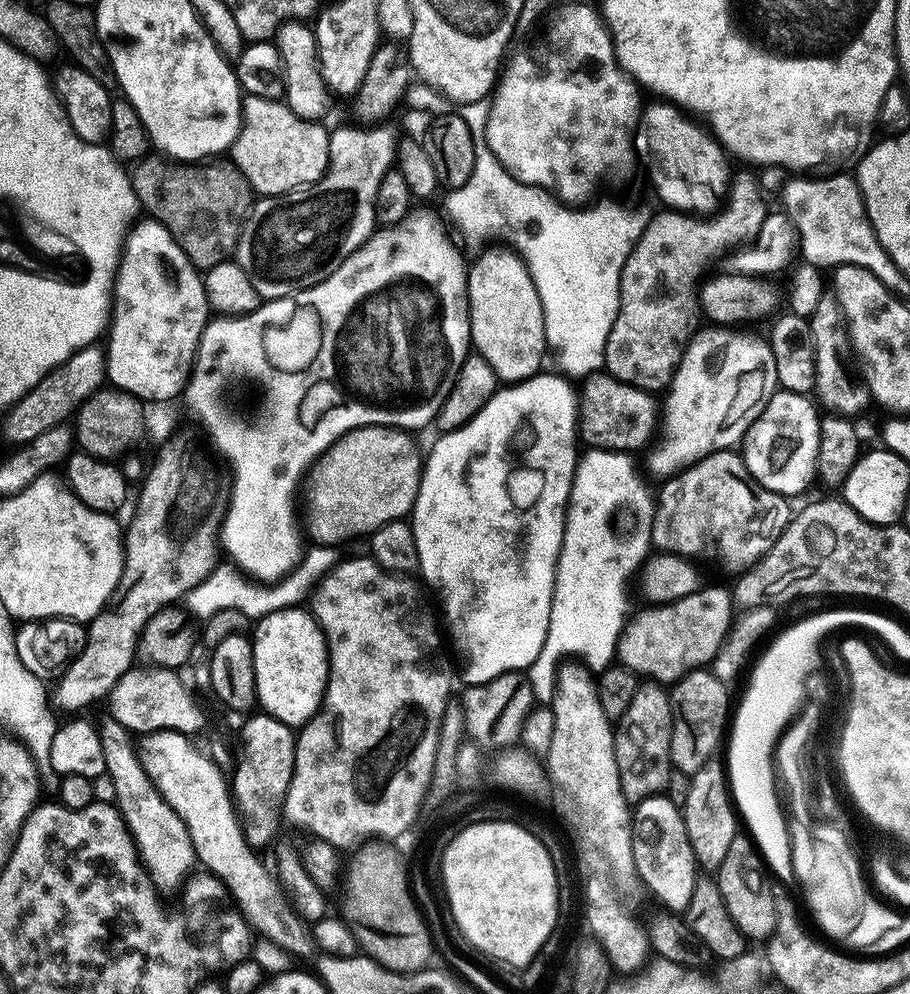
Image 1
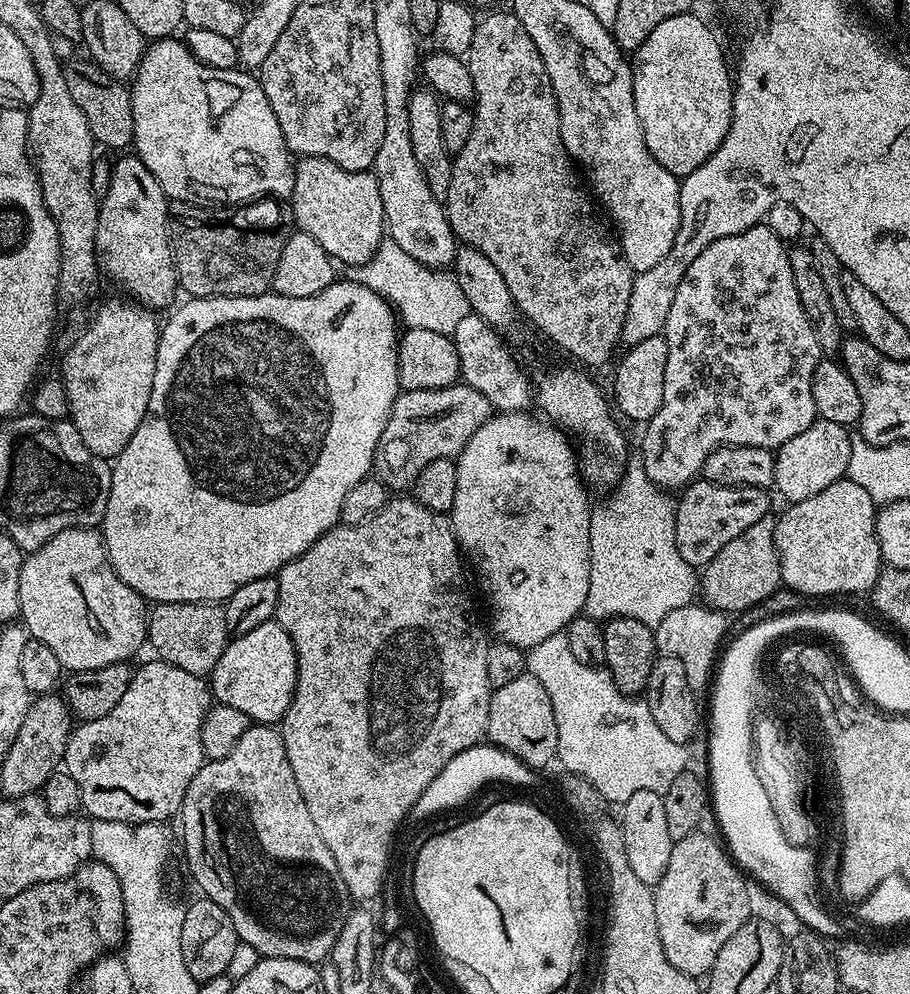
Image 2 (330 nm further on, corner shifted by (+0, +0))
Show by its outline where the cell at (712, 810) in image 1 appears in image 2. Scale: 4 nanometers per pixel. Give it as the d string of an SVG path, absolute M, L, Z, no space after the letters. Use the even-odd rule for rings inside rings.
M697 830L673 843L670 862L666 862L666 874L662 874L660 881L654 885L654 914L658 918L658 934L662 938L666 958L670 966L693 978L703 977L711 969L718 950L722 950L722 946L726 946L729 938L750 918L749 881L742 875L725 845L704 831Z

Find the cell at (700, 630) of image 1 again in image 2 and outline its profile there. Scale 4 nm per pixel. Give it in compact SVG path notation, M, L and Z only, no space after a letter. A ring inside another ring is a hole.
M763 516L754 526L742 530L738 538L726 542L711 562L703 565L698 580L699 591L704 591L703 603L725 614L739 614L762 602L770 593L781 587L780 555L776 549L776 520ZM704 572L704 576L703 576Z

